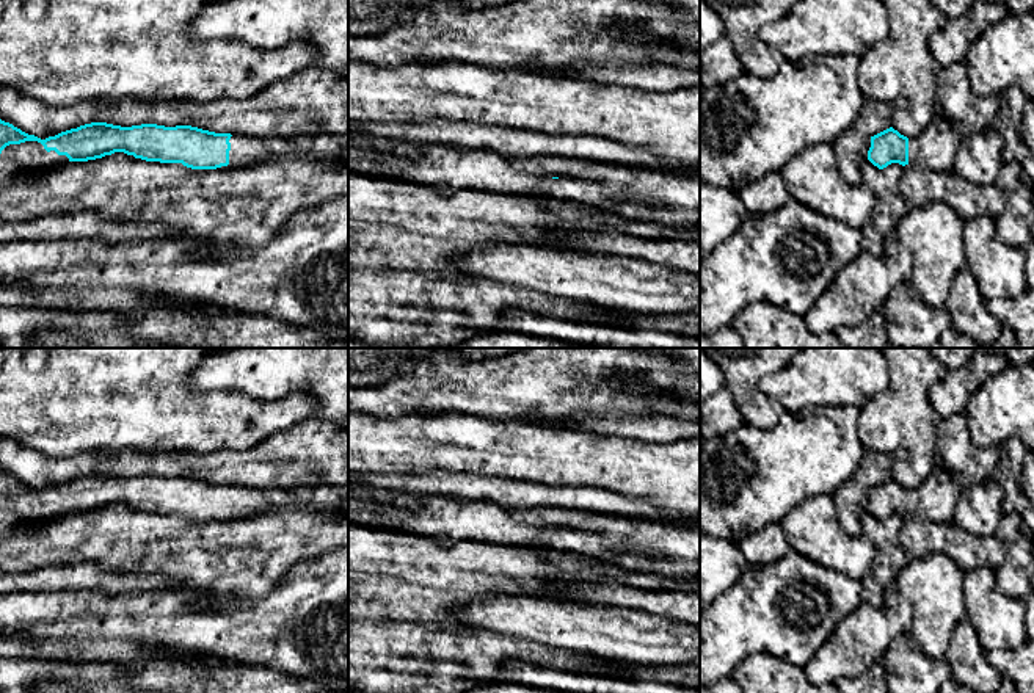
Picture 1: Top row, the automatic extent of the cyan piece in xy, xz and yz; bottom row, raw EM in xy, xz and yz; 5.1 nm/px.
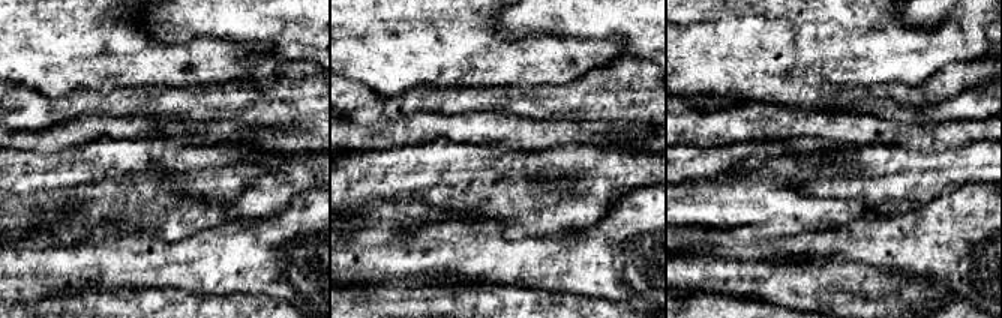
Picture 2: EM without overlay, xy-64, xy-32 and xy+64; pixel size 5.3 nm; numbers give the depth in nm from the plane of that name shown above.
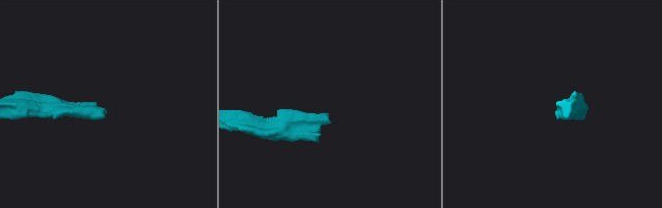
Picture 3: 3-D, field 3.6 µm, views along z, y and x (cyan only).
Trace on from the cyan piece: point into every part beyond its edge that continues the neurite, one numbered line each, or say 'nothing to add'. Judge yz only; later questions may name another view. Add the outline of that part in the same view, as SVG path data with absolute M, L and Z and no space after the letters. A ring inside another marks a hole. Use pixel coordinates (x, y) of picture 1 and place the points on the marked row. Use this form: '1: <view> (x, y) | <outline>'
1: yz (935, 148) | M937 113L915 138L908 138L908 165L916 163L934 171L952 171L960 144L960 129Z

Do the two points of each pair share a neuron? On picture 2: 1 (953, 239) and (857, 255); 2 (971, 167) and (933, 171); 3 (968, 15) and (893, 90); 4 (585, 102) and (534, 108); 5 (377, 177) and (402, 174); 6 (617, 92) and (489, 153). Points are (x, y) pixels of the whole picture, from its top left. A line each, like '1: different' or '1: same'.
1: same
2: same
3: different
4: same
5: same
6: different

